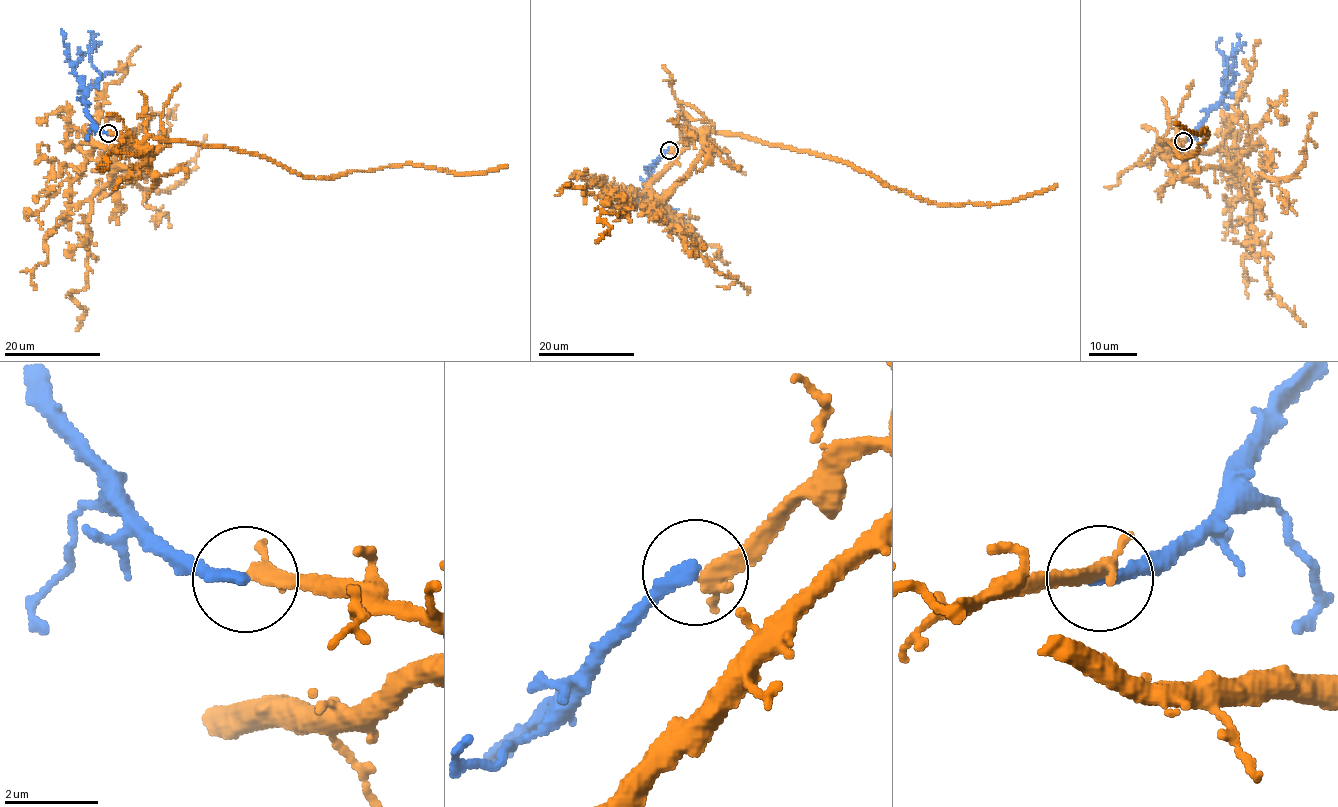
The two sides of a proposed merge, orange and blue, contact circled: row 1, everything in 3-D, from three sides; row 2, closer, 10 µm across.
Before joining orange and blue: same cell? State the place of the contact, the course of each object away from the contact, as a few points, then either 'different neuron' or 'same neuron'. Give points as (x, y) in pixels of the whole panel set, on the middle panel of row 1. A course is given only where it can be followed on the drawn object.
(669, 150) | orange via (669, 149), (708, 129), (741, 133), (839, 158), (937, 203), (1013, 201), (1045, 192), (1056, 183) | blue via (669, 149), (648, 172), (649, 178), (644, 183), (649, 193), (638, 199), (662, 215) | same neuron

